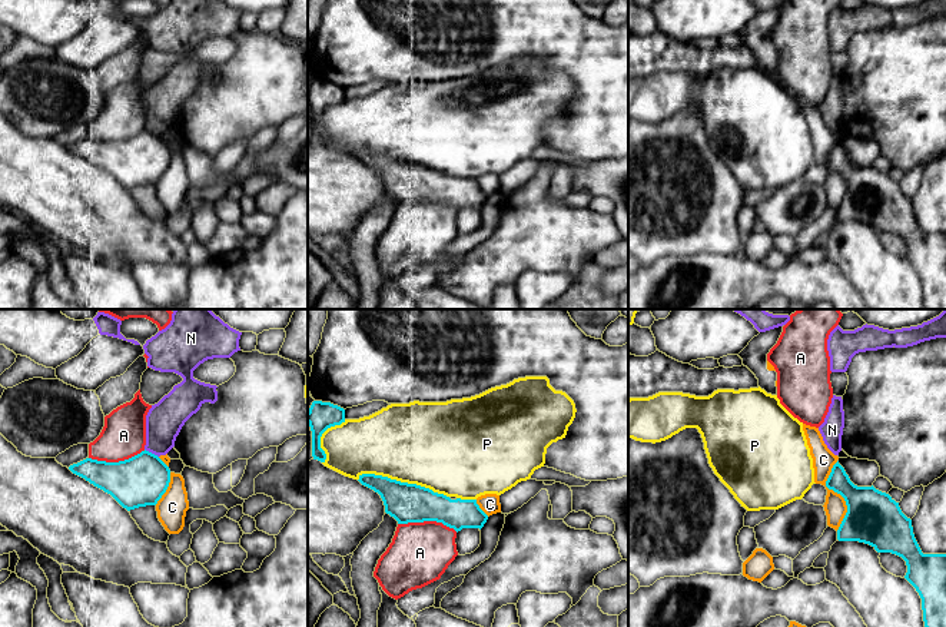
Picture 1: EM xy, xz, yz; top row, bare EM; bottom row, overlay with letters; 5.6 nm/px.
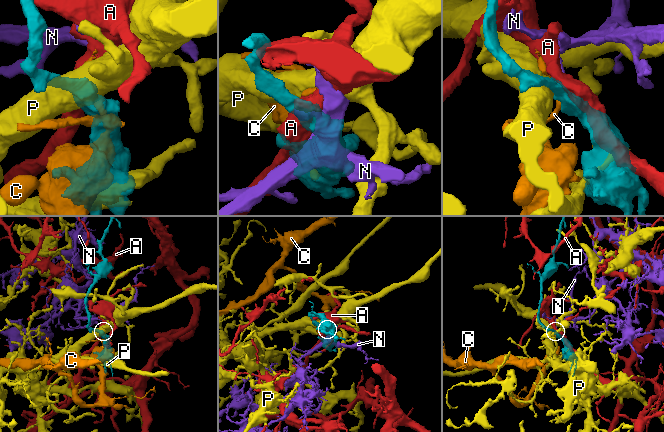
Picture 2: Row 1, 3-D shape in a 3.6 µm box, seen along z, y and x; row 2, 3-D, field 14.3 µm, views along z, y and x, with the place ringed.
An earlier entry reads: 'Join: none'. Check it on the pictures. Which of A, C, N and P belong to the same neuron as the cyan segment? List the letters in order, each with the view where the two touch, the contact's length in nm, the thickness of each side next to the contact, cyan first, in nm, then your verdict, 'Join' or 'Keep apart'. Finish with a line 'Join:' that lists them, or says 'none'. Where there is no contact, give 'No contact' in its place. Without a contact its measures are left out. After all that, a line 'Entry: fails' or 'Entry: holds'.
A: Touches cyan in xz. Shared border 340 nm. Thickness 220 nm (cyan) against 340 nm. Keep apart
C: Touches cyan in yz. Shared border 400 nm. Thickness 300 nm (cyan) against 130 nm. Keep apart
N: Touches cyan in xy. Shared border 90 nm. Thickness 280 nm (cyan) against 200 nm. Keep apart
P: Touches cyan in xz. Shared border 550 nm. Thickness 220 nm (cyan) against 460 nm. Keep apart
Join: none
Entry: holds

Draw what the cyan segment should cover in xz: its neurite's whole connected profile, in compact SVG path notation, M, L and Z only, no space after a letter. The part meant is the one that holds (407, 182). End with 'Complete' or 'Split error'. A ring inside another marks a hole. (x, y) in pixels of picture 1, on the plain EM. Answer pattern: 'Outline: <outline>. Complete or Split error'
Outline: M362 153L358 160L381 175L385 192L398 203L437 200L458 212L462 208L481 209L488 199L477 179L451 179L429 167L375 153Z. Complete

